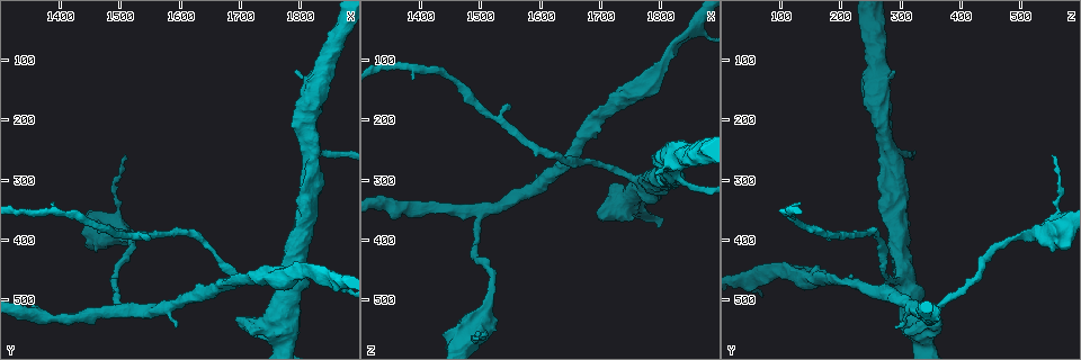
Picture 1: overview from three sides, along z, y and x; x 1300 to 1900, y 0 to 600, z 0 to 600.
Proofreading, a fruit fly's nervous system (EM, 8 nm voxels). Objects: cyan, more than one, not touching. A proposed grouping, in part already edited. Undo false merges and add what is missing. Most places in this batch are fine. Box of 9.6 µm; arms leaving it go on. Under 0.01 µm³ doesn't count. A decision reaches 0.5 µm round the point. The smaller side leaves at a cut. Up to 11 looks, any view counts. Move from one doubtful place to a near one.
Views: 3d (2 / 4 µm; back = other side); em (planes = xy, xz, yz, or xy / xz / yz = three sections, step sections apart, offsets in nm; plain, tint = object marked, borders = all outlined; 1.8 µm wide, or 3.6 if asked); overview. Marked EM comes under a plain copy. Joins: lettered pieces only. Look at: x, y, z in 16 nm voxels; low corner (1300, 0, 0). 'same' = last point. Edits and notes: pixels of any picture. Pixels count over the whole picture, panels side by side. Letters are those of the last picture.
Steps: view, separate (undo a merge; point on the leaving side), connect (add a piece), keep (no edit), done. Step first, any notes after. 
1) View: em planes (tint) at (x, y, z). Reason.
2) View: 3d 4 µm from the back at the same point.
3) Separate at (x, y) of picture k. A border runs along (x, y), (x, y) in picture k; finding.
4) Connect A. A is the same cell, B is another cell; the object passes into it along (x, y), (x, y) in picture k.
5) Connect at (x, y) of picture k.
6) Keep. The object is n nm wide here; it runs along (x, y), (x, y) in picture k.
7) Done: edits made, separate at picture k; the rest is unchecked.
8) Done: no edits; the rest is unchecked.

View: em 3.6 µm planes (borders) at (1750, 560, 340).

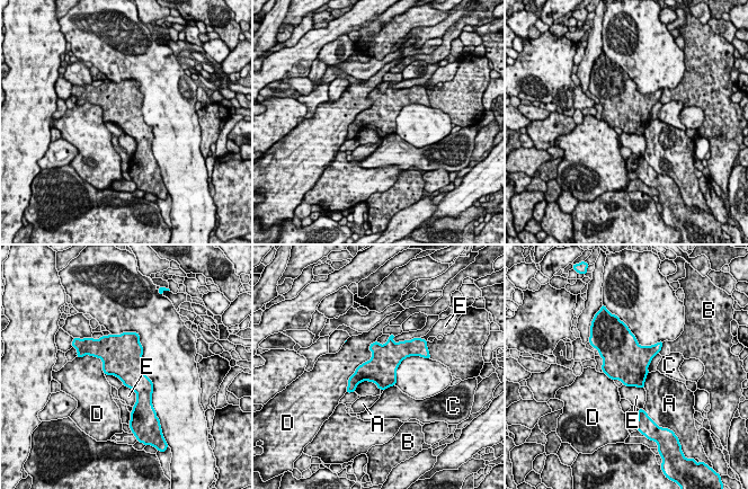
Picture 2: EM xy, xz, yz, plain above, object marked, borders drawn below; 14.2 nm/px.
Keep. The longest contact is with D, 850 nm; A, B, C, D and E are other cells; a border runs along (376, 340), (345, 391) in picture 2; continuous, no second neuron.

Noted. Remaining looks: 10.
View: em yz step 8 (borders) at (1590, 540, 290). Free end.

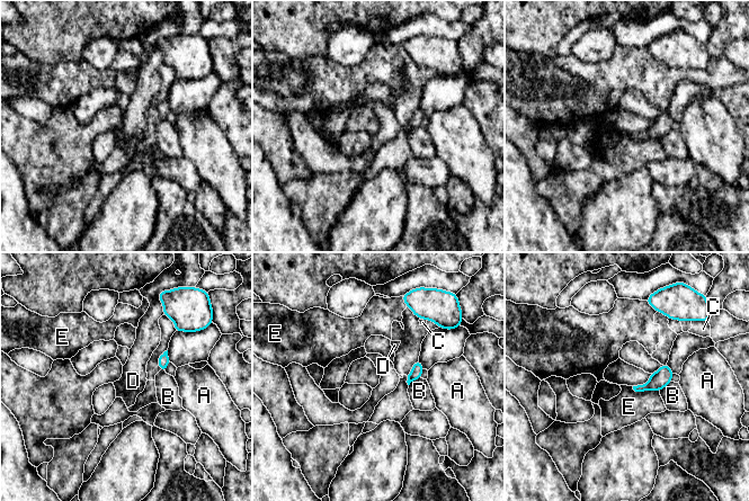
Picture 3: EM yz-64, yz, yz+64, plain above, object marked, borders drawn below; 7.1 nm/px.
Keep. A, B, C, D and E are other cells; a border runs along (632, 386), (635, 391), (659, 392) in picture 3; no lettered piece goes on from it.

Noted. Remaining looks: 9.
View: em planes (borders) at (1740, 460, 160). Calibre changes.

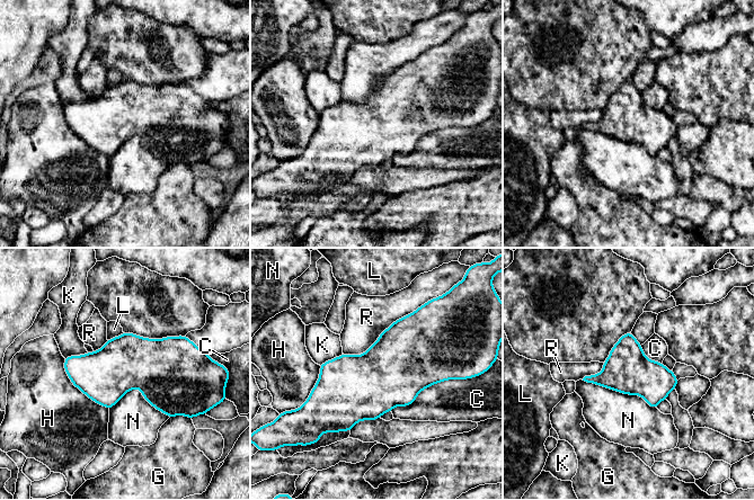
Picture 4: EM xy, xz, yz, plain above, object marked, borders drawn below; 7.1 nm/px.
Keep. The object is 320 nm wide here; C, G, H, K, L, N and R are other cells; a border runs along (582, 380), (638, 394), (656, 409) in picture 4; continuous, no second neuron.

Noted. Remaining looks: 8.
View: em 3.6 µm planes (tint) at (1495, 395, 540). Narrows sharply.

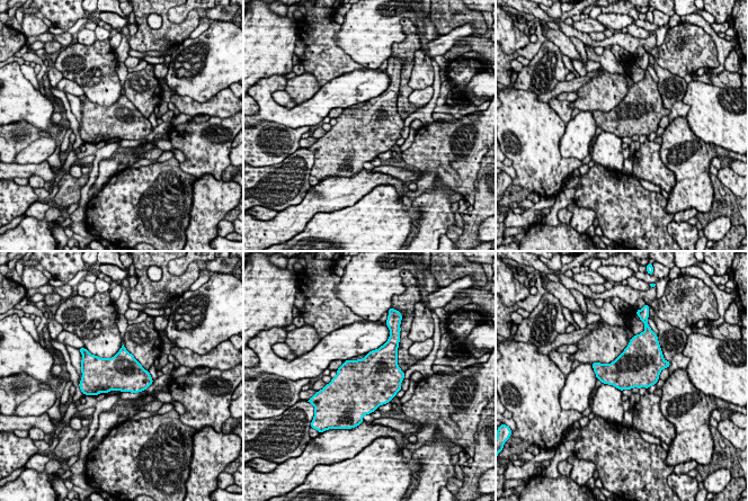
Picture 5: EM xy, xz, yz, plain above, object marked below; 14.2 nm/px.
View: em 3.6 µm planes (borders) at the same point.

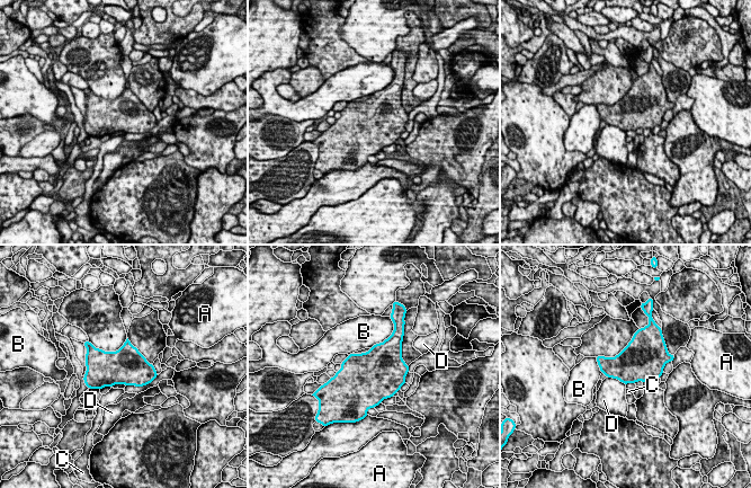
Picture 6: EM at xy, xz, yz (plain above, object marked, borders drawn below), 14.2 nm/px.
Keep. The object is 500 nm wide here; A, B, C and D are other cells; a border runs along (607, 376), (618, 379), (625, 384) in picture 6; all the same neuron.

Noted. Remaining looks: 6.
Done: no edits; the rest is unchecked.

